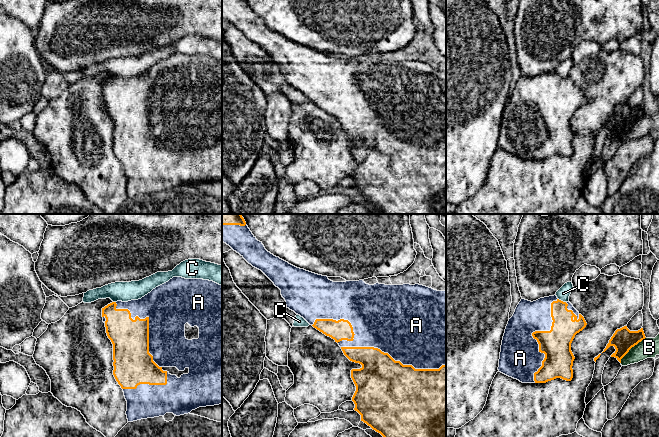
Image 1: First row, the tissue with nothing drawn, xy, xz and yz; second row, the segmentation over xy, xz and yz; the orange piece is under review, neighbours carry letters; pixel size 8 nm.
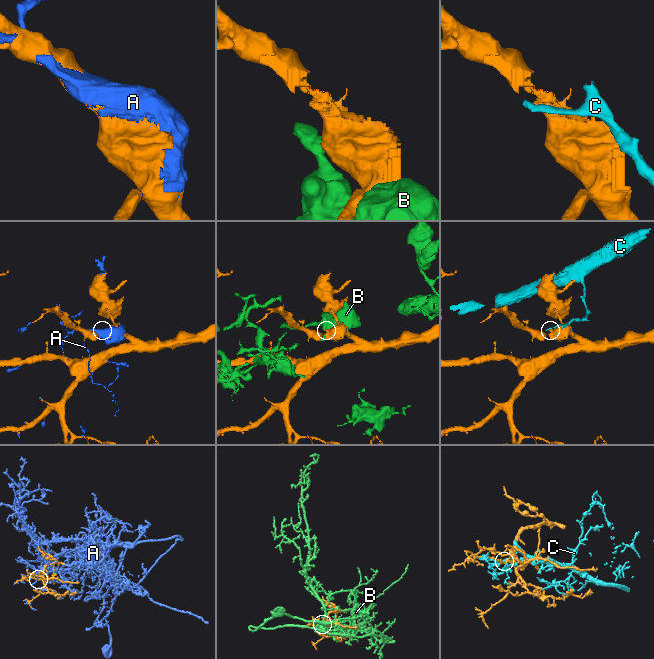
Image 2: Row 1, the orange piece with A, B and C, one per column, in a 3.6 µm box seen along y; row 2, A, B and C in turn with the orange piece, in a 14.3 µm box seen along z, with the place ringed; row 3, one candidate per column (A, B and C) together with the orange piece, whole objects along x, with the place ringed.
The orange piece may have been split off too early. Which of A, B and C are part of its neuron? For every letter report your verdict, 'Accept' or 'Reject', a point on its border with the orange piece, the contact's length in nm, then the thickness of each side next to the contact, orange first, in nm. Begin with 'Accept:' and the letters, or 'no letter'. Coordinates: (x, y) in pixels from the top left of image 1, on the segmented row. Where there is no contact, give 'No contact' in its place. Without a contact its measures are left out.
Accept: A
A: Accept. Touches orange at yz (532, 333). Shared border 700 nm. Thickness 240 nm (orange) against 320 nm
B: Reject. Touches orange at yz (631, 347). Shared border 300 nm. Thickness 180 nm (orange) against 160 nm
C: Reject. Touches orange at yz (562, 301). Shared border 70 nm. Thickness 200 nm (orange) against 100 nm

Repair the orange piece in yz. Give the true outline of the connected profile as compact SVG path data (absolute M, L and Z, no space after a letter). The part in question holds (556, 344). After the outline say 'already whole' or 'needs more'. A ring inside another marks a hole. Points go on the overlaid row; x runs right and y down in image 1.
M556 295L533 302L521 299L505 329L499 372L522 383L546 383L556 378L571 381L575 359L571 343L586 325L584 317L573 305L559 300Z; needs more

